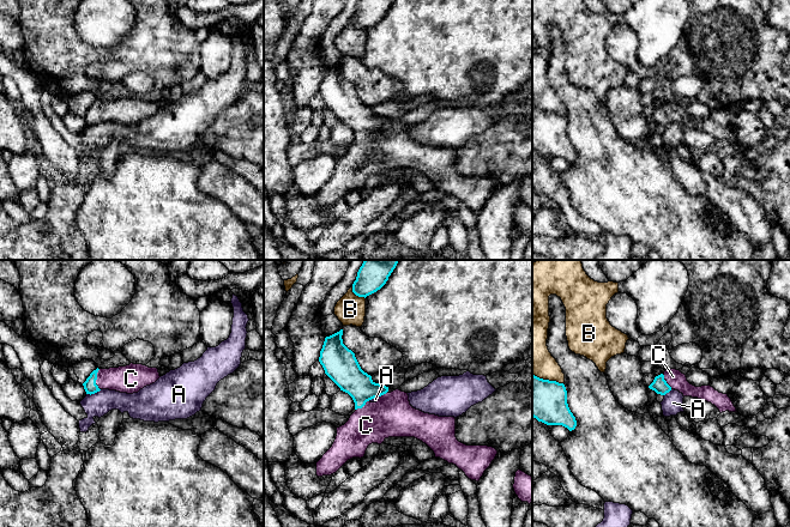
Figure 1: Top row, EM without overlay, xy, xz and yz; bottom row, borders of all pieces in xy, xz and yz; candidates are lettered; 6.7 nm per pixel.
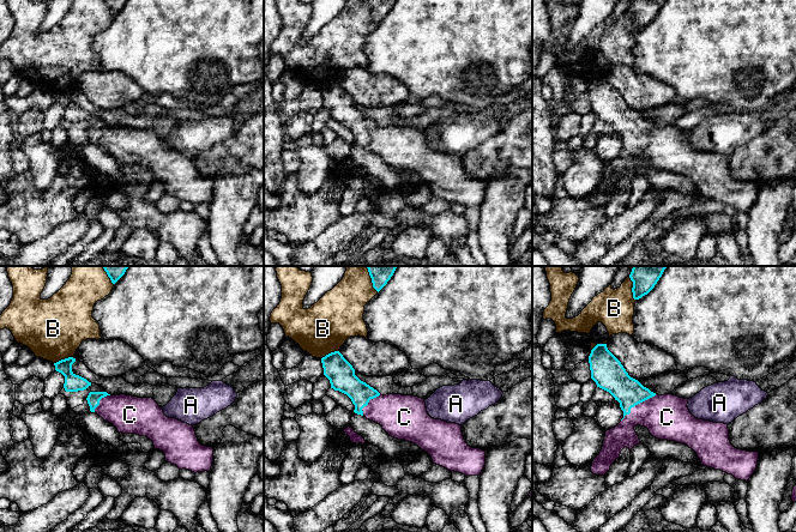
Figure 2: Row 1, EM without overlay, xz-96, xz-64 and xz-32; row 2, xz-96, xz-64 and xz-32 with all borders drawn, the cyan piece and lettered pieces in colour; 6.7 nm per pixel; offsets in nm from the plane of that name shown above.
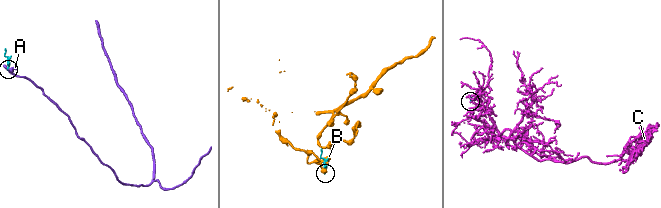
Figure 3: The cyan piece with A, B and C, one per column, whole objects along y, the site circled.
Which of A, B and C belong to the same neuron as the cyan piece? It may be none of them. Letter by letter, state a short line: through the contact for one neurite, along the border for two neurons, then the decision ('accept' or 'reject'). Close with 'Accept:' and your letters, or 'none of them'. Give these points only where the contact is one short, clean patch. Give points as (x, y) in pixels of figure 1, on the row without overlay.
A: xy (101, 121), (86, 126) | reject
B: reject
C: xy (90, 117), (96, 110), (131, 110) | accept
Accept: C

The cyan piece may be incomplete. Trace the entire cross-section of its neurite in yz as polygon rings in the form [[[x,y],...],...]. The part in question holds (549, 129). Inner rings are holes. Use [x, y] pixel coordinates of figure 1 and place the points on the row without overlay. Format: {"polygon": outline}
{"polygon": [[[532,105],[532,149],[547,157],[562,157],[569,163],[575,160],[577,152],[568,139],[563,115]]]}

